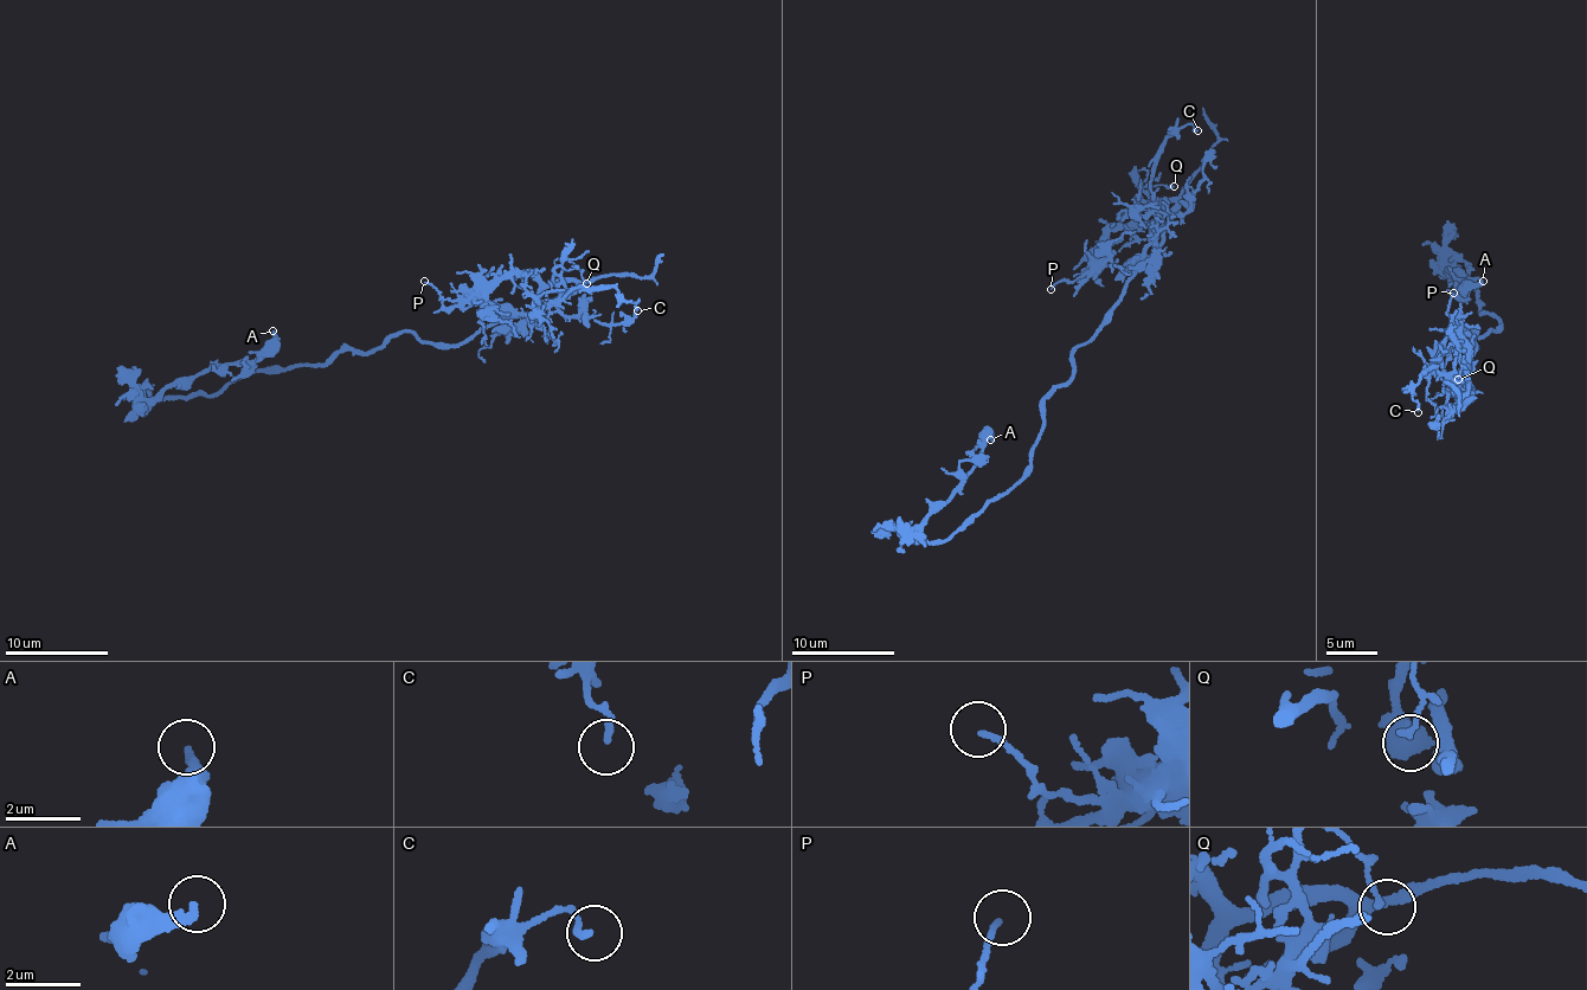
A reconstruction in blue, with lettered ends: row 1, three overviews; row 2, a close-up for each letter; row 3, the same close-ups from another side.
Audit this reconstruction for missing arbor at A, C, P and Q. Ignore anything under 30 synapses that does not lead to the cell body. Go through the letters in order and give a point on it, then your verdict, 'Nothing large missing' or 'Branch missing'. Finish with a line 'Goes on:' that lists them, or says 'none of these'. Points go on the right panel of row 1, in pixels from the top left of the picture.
A: Place: (1483, 281). Nothing large missing
C: Place: (1418, 412). Nothing large missing
P: Place: (1453, 293). Nothing large missing
Q: Place: (1458, 379). Nothing large missing
Goes on: none of these

